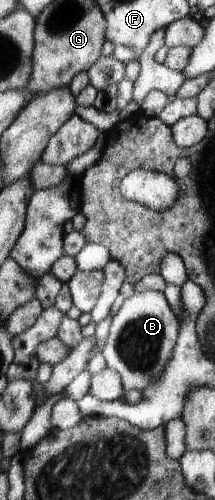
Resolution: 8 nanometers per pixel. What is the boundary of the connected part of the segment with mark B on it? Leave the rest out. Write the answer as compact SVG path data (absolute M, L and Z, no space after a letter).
M147 290L136 292L125 299L122 308L114 317L108 342L102 353L108 367L121 374L126 391L145 391L173 359L179 341L180 317L173 312L164 292Z

